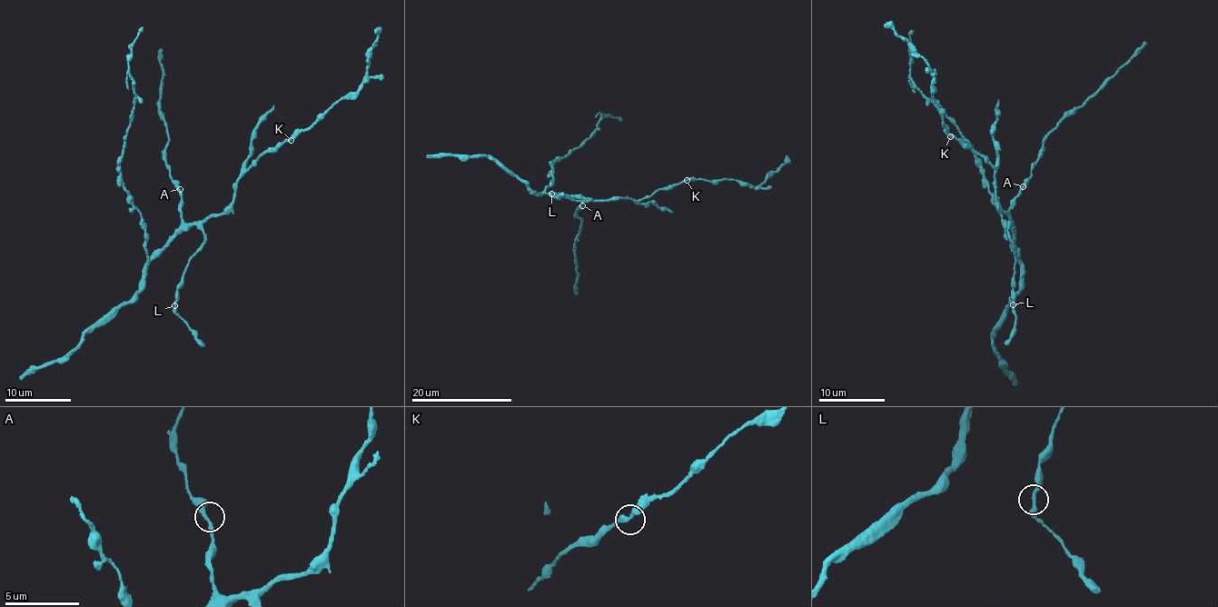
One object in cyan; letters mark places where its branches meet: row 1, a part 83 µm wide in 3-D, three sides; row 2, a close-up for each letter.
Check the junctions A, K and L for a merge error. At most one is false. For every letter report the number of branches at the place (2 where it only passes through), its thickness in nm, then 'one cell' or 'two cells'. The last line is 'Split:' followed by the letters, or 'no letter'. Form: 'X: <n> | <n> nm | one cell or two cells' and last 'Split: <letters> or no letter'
A: 2 | 240 nm | one cell
K: 2 | 280 nm | one cell
L: 2 | 260 nm | one cell
Split: no letter

